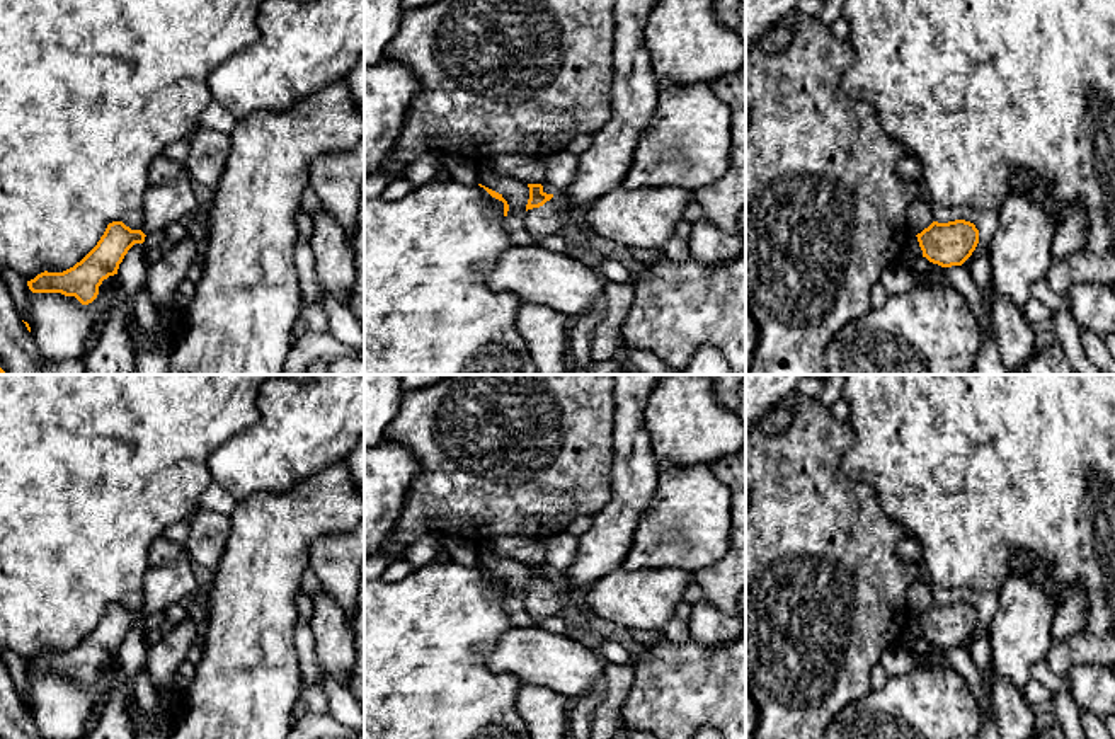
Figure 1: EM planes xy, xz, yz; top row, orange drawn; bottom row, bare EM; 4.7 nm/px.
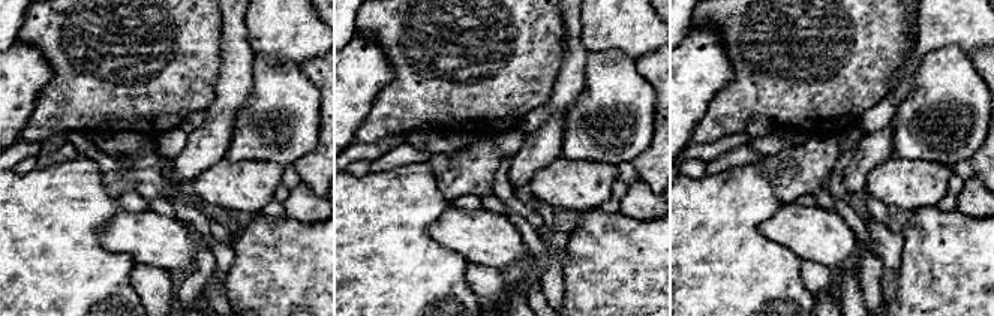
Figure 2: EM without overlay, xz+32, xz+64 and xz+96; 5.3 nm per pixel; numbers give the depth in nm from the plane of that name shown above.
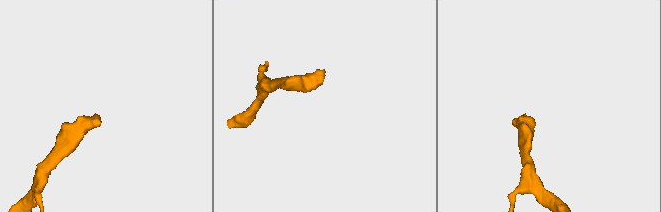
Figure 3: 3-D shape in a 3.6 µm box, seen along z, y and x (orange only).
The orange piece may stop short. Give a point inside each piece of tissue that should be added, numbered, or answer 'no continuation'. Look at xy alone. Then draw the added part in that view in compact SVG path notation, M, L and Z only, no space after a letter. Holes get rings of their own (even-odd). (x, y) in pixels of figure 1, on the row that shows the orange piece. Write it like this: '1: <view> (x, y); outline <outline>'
1: xy (165, 205); outline M184 170L179 179L150 186L141 208L145 235L165 230L169 225L184 221L201 206L196 184Z

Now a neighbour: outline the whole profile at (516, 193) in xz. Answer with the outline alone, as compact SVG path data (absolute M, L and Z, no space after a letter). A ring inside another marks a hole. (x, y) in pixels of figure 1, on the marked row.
M490 169L478 170L480 184L499 192L509 204L504 221L507 235L514 245L535 243L524 230L524 213L529 199L529 187L526 182L514 177L497 175Z

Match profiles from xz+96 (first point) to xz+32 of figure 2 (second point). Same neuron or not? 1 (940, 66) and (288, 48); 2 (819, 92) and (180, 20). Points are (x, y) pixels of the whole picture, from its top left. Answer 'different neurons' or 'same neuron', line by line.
1: different neurons
2: same neuron

